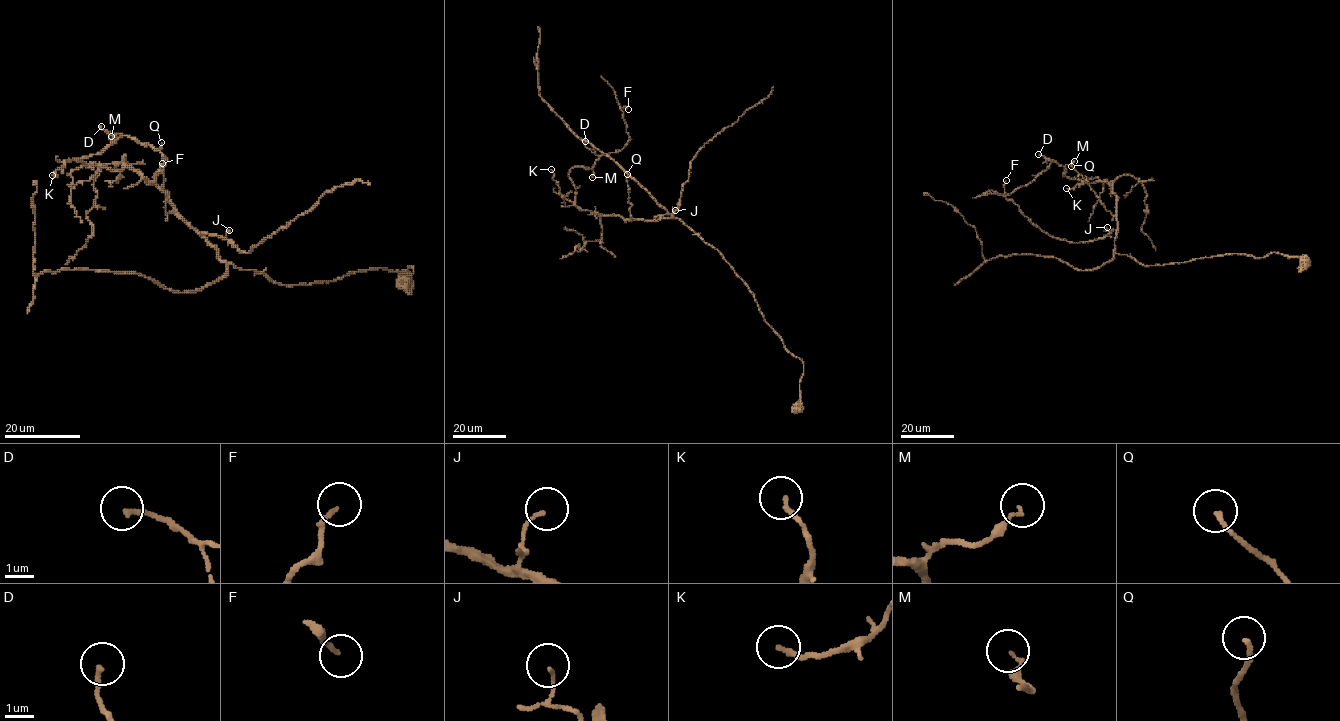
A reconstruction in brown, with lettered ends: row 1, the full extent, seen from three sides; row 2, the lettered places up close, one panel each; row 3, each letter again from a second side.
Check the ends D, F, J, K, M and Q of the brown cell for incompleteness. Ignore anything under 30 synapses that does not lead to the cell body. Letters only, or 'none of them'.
none of them

